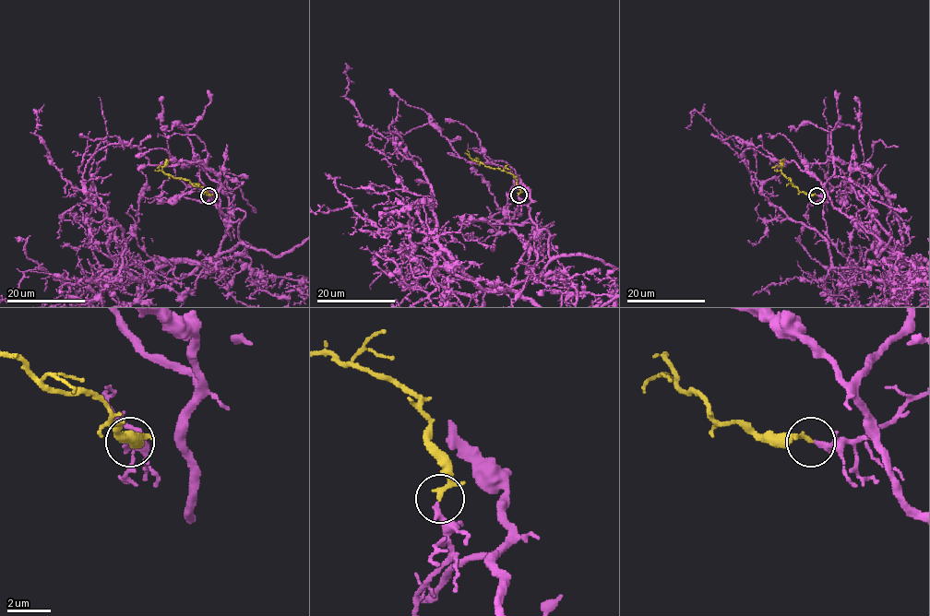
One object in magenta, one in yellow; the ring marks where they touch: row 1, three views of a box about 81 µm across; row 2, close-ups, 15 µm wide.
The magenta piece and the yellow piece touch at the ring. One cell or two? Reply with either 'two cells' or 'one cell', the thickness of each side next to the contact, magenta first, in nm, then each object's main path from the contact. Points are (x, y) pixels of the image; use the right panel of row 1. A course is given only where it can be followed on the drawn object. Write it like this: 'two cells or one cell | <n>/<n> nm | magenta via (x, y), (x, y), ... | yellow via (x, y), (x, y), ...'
one cell | 240/160 nm | yellow via (816, 195), (801, 192), (783, 174), (781, 168), (785, 159)

